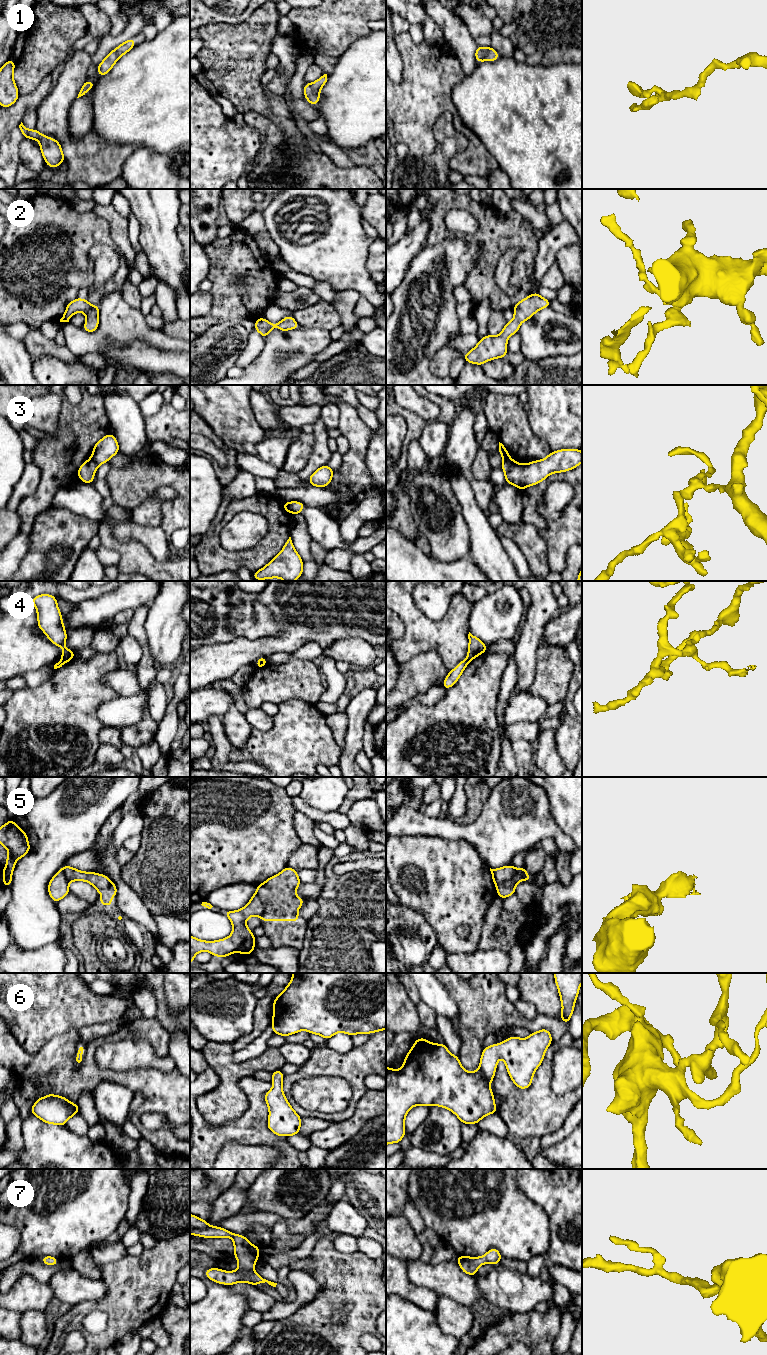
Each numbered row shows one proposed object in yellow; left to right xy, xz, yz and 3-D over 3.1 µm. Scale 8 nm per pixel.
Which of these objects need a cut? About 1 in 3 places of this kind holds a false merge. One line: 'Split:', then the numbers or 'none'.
Split: 3, 4, 5

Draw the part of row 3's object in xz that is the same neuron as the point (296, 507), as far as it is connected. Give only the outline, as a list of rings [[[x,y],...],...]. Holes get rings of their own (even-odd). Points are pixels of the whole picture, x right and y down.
[[[297,501],[289,502],[289,507],[293,514],[300,514],[305,506],[306,505],[304,503]]]

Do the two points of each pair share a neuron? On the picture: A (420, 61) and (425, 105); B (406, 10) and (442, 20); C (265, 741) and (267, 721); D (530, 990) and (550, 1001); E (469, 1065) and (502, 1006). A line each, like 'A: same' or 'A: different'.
A: same
B: different
C: different
D: same
E: same

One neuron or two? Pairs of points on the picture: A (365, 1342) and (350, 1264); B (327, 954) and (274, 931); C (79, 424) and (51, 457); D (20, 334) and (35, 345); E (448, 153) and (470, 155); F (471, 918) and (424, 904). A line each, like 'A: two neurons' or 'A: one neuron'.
A: two neurons
B: two neurons
C: one neuron
D: two neurons
E: two neurons
F: one neuron

